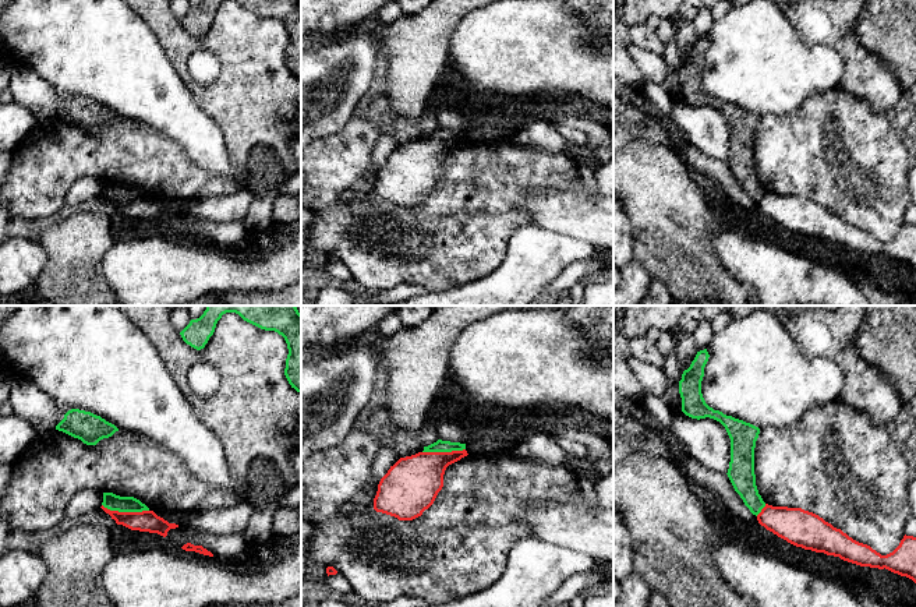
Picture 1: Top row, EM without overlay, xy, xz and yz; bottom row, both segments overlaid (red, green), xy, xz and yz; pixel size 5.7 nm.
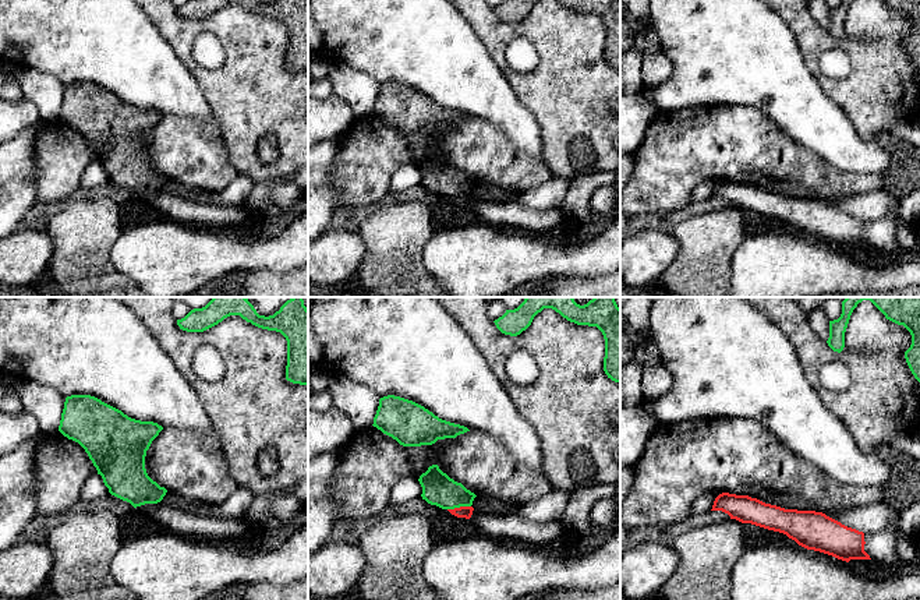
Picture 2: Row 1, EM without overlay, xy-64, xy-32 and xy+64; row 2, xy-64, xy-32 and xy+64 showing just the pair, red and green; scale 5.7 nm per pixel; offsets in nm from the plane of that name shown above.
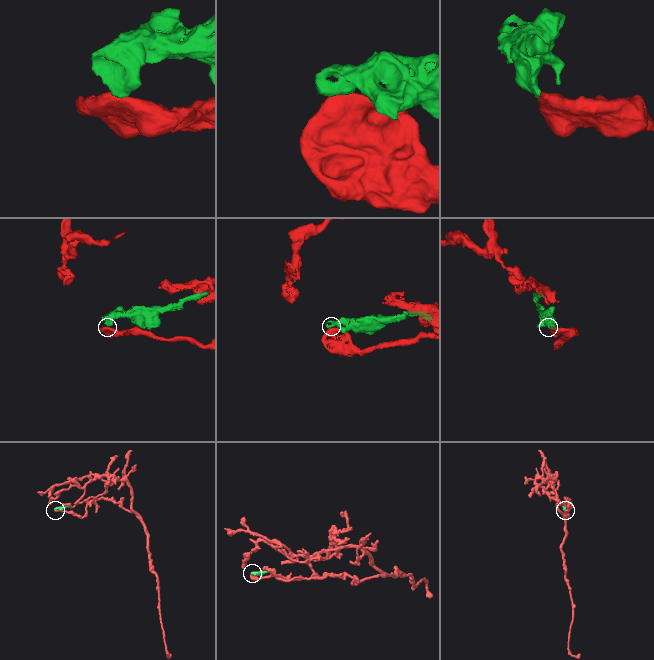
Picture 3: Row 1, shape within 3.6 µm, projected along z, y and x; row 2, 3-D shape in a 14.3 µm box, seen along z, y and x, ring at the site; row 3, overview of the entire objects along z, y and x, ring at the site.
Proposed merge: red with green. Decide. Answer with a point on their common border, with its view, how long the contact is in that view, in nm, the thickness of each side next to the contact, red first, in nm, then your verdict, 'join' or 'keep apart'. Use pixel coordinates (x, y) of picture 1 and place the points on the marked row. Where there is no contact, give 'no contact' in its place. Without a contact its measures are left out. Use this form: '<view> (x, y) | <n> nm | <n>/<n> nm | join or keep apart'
xy (126, 512) | 280 nm | 130/100 nm | keep apart

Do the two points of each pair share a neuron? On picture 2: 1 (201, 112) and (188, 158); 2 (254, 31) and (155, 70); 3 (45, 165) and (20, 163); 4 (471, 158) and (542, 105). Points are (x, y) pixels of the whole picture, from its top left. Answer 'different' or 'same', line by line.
1: different
2: different
3: different
4: different

